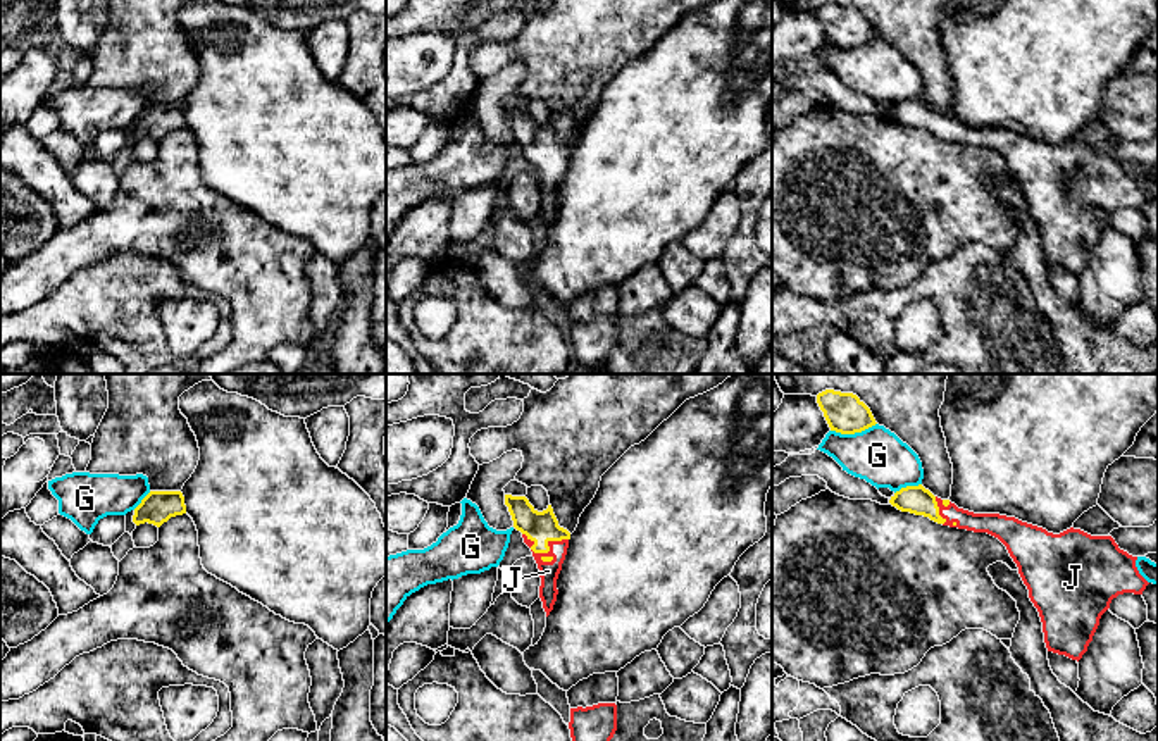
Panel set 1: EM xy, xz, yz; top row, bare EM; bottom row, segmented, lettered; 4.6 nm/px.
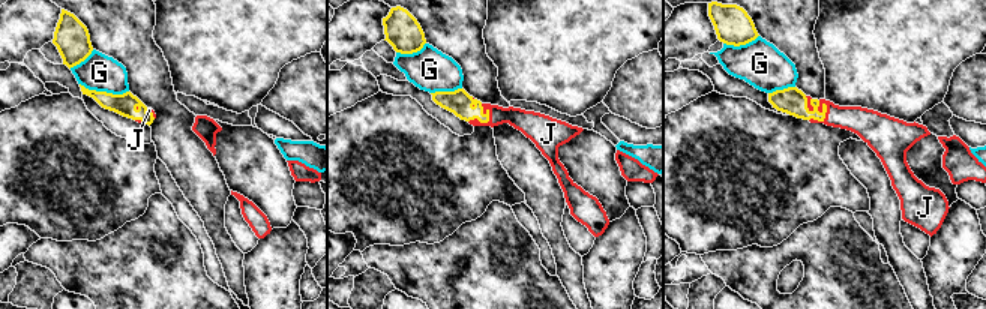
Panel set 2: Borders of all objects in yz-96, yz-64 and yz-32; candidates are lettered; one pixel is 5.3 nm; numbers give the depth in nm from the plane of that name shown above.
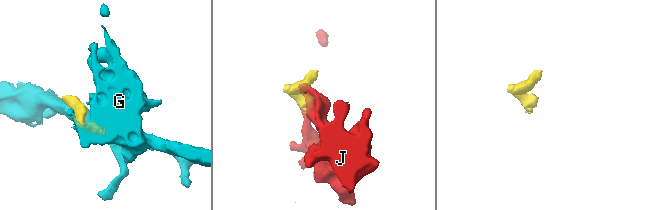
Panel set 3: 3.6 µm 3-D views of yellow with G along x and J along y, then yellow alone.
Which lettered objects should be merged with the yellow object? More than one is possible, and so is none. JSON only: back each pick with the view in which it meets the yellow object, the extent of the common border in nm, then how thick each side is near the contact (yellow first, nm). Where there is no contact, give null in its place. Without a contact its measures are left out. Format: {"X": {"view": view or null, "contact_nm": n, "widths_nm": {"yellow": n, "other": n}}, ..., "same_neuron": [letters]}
{"J": {"view": "xz", "contact_nm": 220, "widths_nm": {"yellow": 140, "other": 100}}, "same_neuron": ["J"]}

